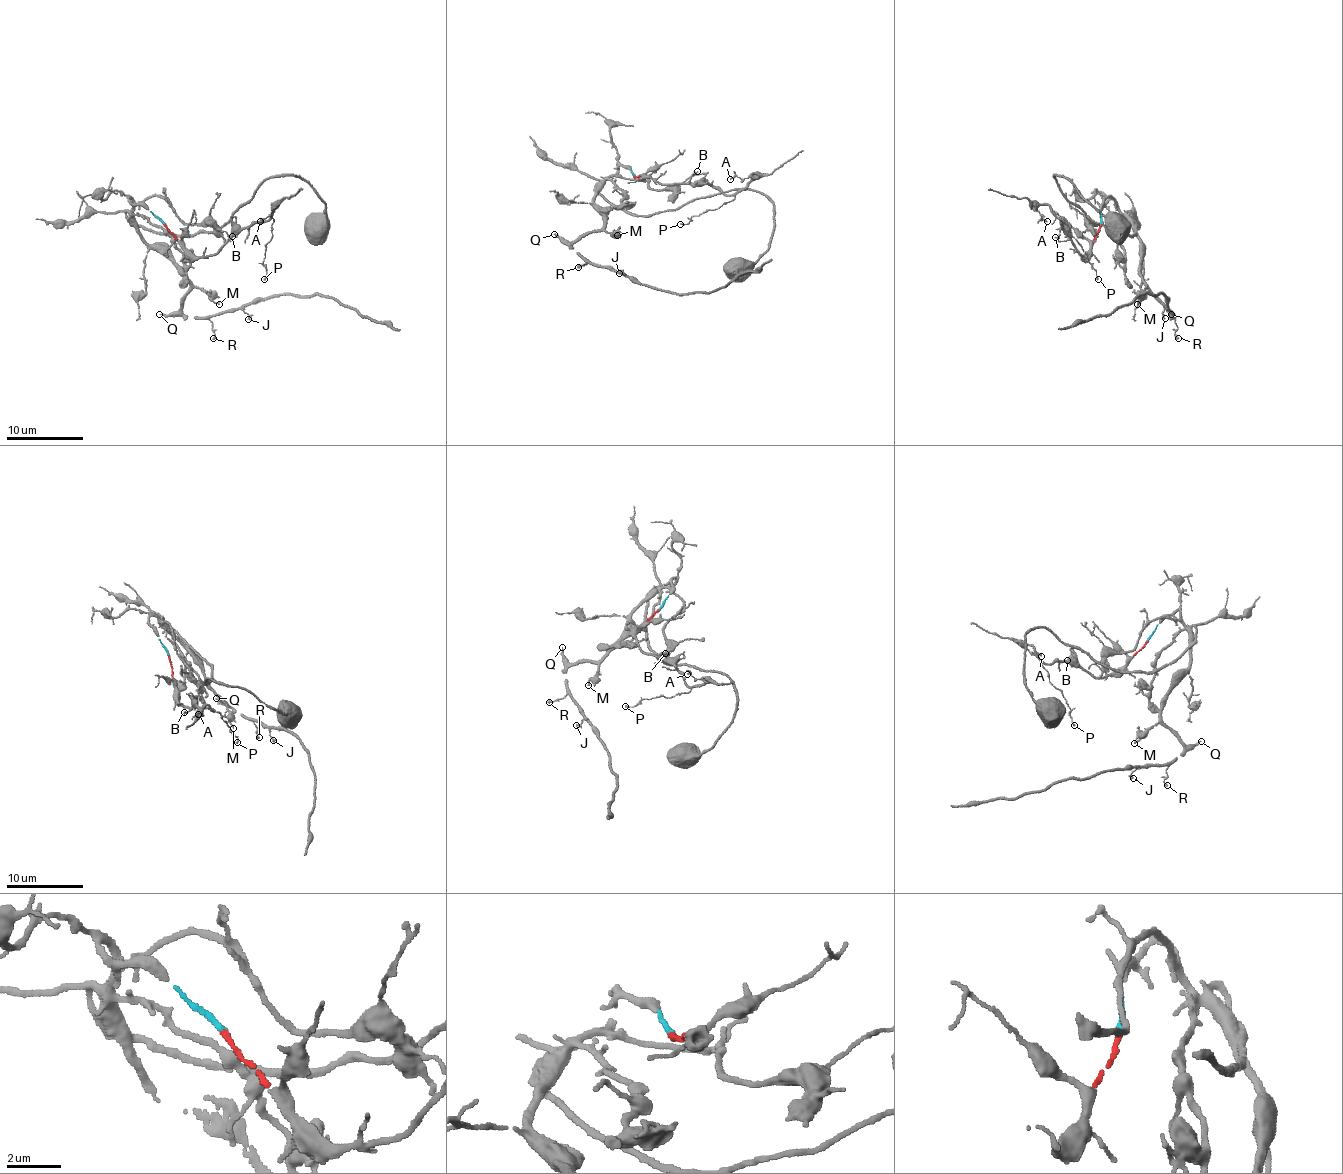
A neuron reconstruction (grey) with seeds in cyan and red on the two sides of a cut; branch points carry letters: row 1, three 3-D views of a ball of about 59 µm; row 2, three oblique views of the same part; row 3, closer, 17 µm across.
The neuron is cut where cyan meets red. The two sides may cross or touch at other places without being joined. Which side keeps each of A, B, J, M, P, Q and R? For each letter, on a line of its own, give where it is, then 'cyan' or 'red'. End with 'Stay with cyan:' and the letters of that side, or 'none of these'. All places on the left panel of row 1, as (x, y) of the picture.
A: (260, 221) | red
B: (232, 236) | red
J: (248, 319) | cyan
M: (219, 304) | cyan
P: (264, 279) | red
Q: (159, 314) | cyan
R: (213, 338) | cyan
Stay with cyan: J, M, Q, R

